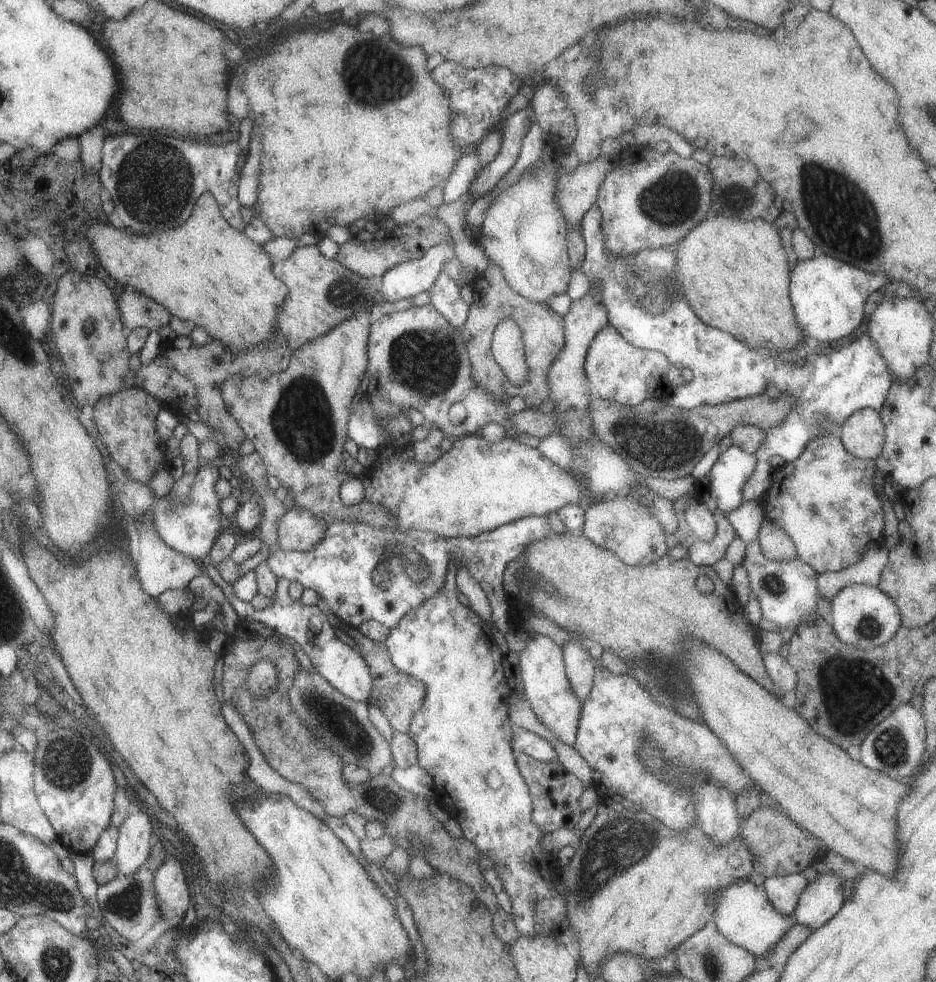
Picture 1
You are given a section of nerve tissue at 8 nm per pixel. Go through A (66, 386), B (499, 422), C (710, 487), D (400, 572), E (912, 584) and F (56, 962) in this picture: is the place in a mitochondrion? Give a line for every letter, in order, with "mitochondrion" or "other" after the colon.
A: other
B: other
C: other
D: mitochondrion
E: other
F: mitochondrion

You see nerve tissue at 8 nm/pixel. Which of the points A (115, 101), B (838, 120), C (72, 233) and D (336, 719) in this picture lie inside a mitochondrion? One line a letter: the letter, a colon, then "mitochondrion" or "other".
A: other
B: other
C: other
D: mitochondrion

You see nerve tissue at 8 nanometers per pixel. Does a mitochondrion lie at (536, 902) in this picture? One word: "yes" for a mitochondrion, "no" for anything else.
yes

